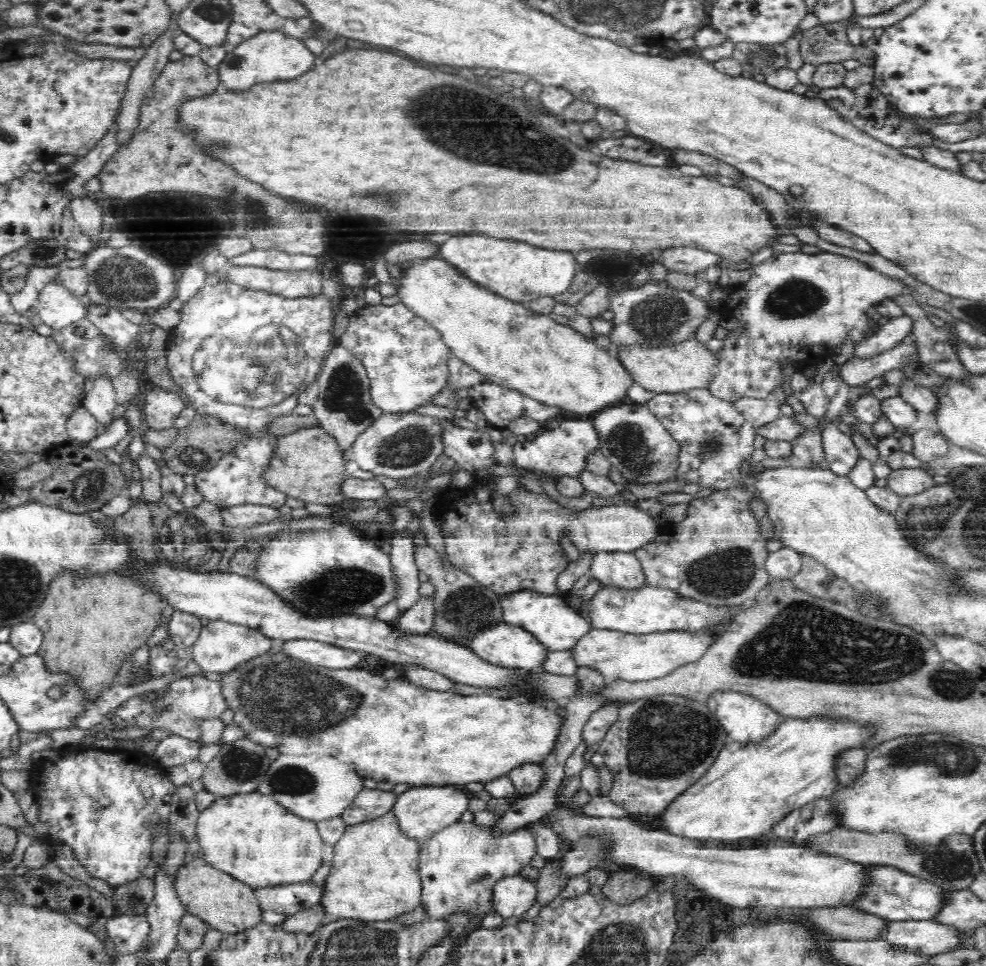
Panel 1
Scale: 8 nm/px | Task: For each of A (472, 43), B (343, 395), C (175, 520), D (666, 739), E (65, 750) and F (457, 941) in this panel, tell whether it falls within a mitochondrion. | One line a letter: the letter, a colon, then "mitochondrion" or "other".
A: other
B: mitochondrion
C: mitochondrion
D: mitochondrion
E: other
F: other

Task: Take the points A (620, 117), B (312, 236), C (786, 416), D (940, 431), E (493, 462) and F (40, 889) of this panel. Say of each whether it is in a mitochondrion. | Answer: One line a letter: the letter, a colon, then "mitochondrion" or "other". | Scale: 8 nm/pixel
A: other
B: other
C: other
D: other
E: other
F: other

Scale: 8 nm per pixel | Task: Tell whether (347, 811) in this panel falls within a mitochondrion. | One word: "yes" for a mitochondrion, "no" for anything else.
no

